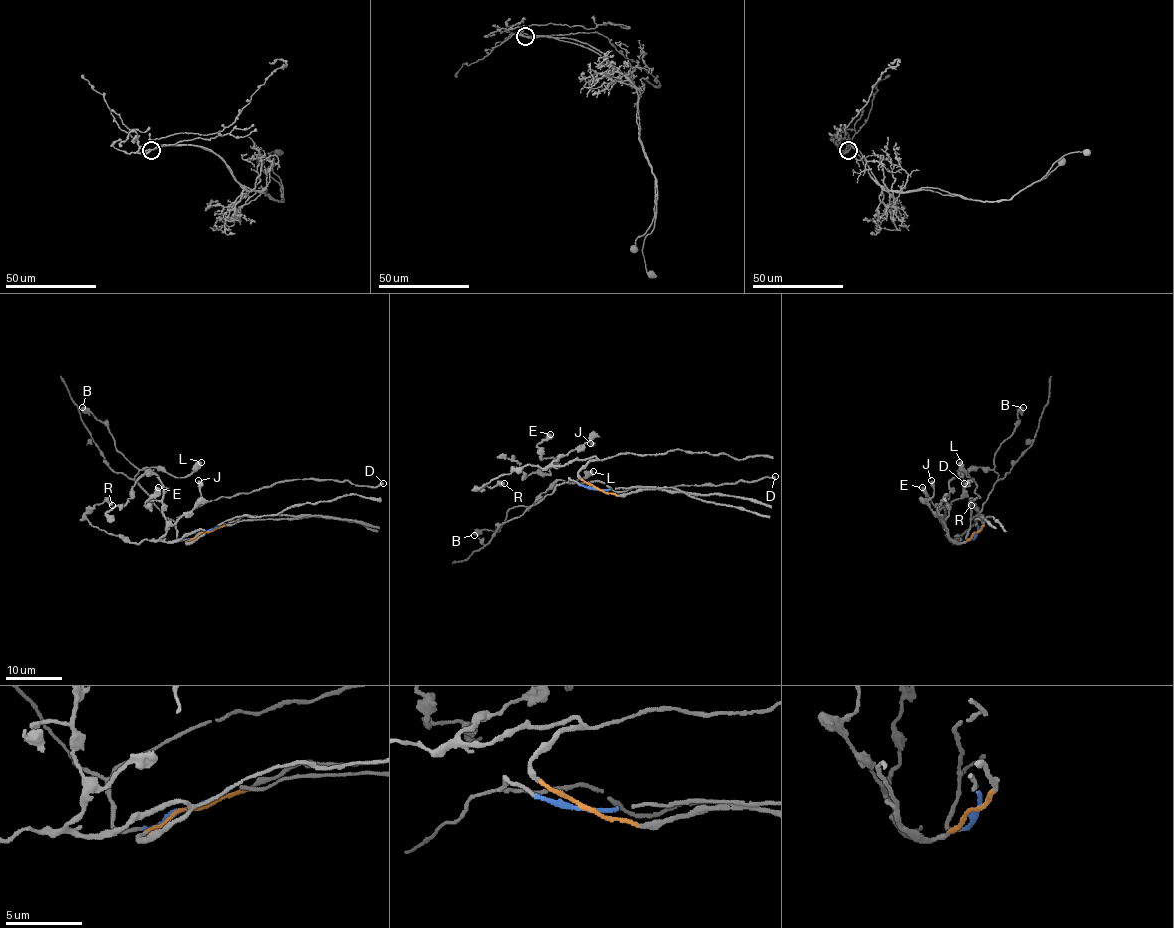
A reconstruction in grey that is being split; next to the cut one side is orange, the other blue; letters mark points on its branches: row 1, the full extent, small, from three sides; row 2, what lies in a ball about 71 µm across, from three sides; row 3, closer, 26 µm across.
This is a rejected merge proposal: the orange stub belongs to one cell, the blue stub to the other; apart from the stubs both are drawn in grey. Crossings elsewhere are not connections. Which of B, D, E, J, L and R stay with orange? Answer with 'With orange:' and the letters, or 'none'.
With orange: E, J, R

